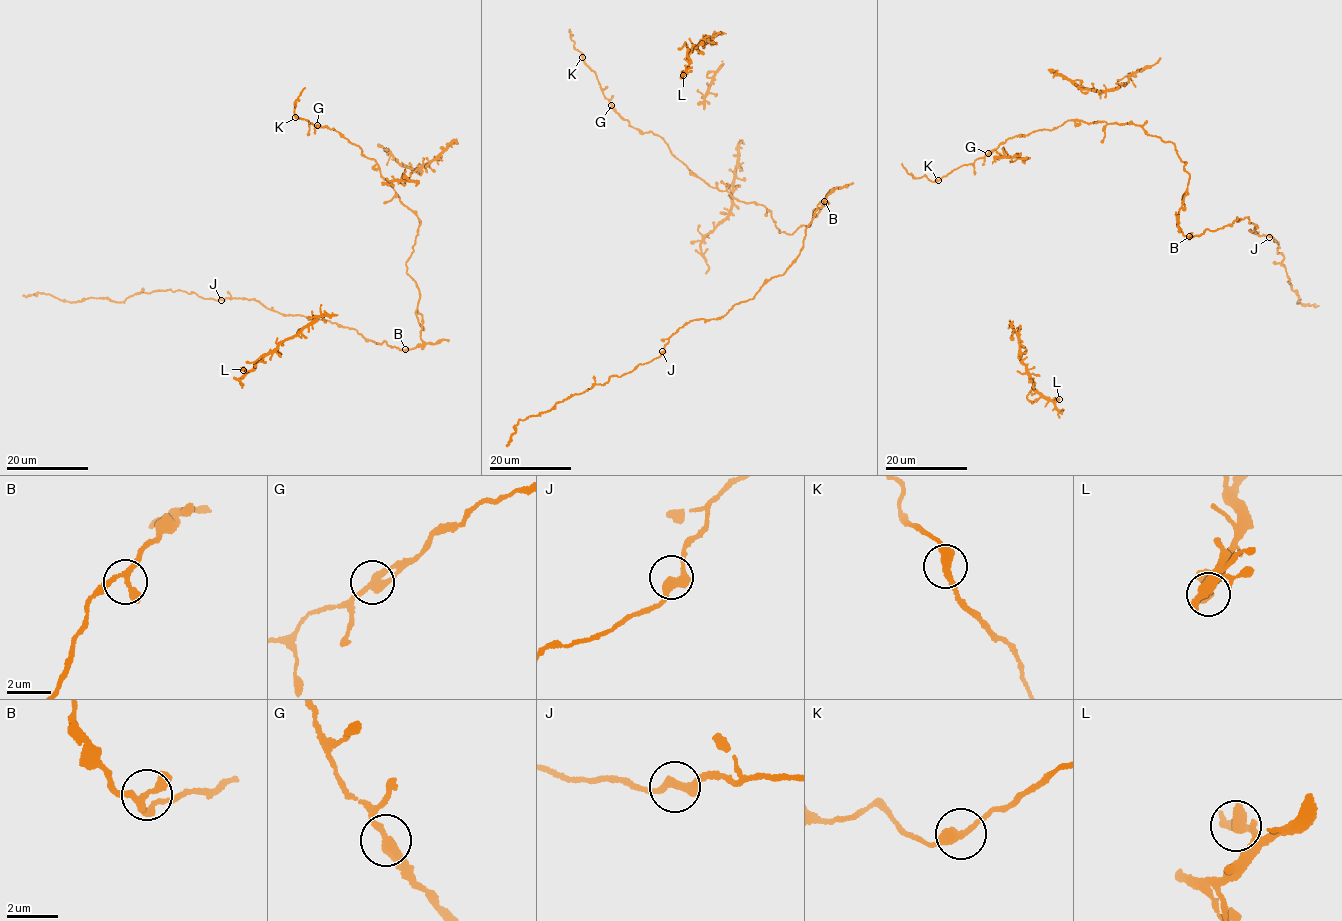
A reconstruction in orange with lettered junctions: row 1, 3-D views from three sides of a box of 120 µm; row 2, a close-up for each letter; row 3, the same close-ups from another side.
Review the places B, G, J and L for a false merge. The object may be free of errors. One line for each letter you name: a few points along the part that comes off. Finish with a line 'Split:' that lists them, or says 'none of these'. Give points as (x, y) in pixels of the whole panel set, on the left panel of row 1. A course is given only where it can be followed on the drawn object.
Split: none of these

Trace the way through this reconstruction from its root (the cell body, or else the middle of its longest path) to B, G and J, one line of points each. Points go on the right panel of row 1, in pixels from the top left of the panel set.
B: (1187, 172), (1189, 174), (1187, 194), (1179, 210), (1177, 225), (1184, 235), (1189, 235)
G: (1187, 172), (1186, 162), (1178, 157), (1173, 144), (1131, 123), (1067, 120), (1051, 130), (1009, 138), (988, 153)
J: (1187, 172), (1187, 194), (1177, 225), (1188, 239), (1222, 228), (1237, 217), (1255, 225), (1250, 232), (1269, 237)

